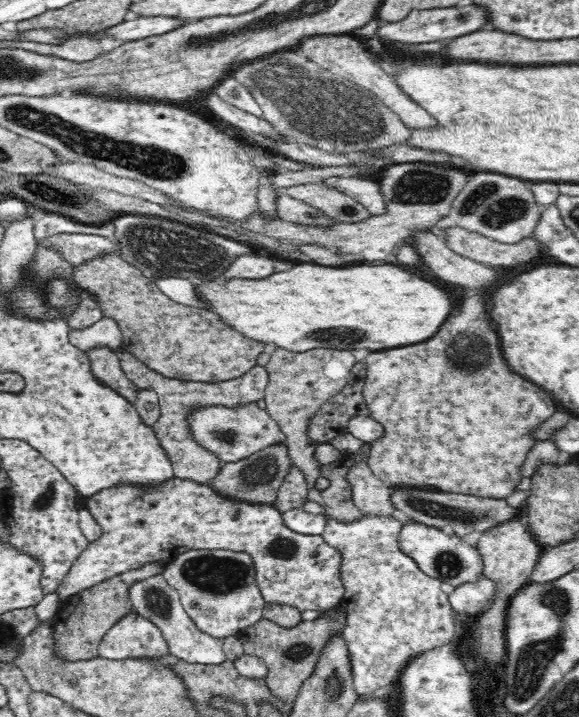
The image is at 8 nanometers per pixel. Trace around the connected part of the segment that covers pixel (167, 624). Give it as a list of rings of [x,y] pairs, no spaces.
[[[164,575],[152,576],[136,582],[130,588],[130,599],[134,610],[153,622],[167,642],[169,652],[181,660],[198,664],[222,664],[228,660],[222,649],[223,640],[200,631],[192,617],[184,610],[178,591],[168,584]]]

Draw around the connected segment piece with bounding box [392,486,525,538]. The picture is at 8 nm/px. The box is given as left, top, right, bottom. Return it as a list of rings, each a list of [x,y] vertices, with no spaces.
[[[392,487],[393,502],[398,509],[403,510],[409,517],[414,517],[427,525],[444,528],[450,526],[454,535],[463,538],[471,532],[488,532],[502,522],[510,522],[521,516],[525,506],[512,506],[506,499],[482,498],[460,493],[441,493],[434,490],[420,490],[416,488]]]

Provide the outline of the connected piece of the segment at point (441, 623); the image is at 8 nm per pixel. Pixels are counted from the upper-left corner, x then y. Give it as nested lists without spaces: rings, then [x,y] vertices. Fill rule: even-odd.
[[[293,508],[281,513],[283,523],[301,535],[322,535],[326,543],[340,549],[342,560],[342,581],[344,581],[344,602],[342,607],[348,611],[348,624],[344,628],[343,640],[346,643],[353,683],[359,696],[372,694],[374,690],[394,684],[402,676],[402,670],[422,652],[436,650],[455,642],[457,638],[454,614],[449,595],[442,590],[442,581],[424,574],[413,558],[399,549],[399,534],[402,522],[383,516],[365,515],[362,520],[352,524],[342,524],[328,518],[326,514],[310,514],[304,508]]]

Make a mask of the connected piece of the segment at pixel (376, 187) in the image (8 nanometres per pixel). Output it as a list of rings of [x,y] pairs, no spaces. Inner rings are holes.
[[[335,176],[320,181],[324,186],[345,192],[348,196],[364,204],[372,215],[385,211],[384,199],[379,183],[362,177]]]

